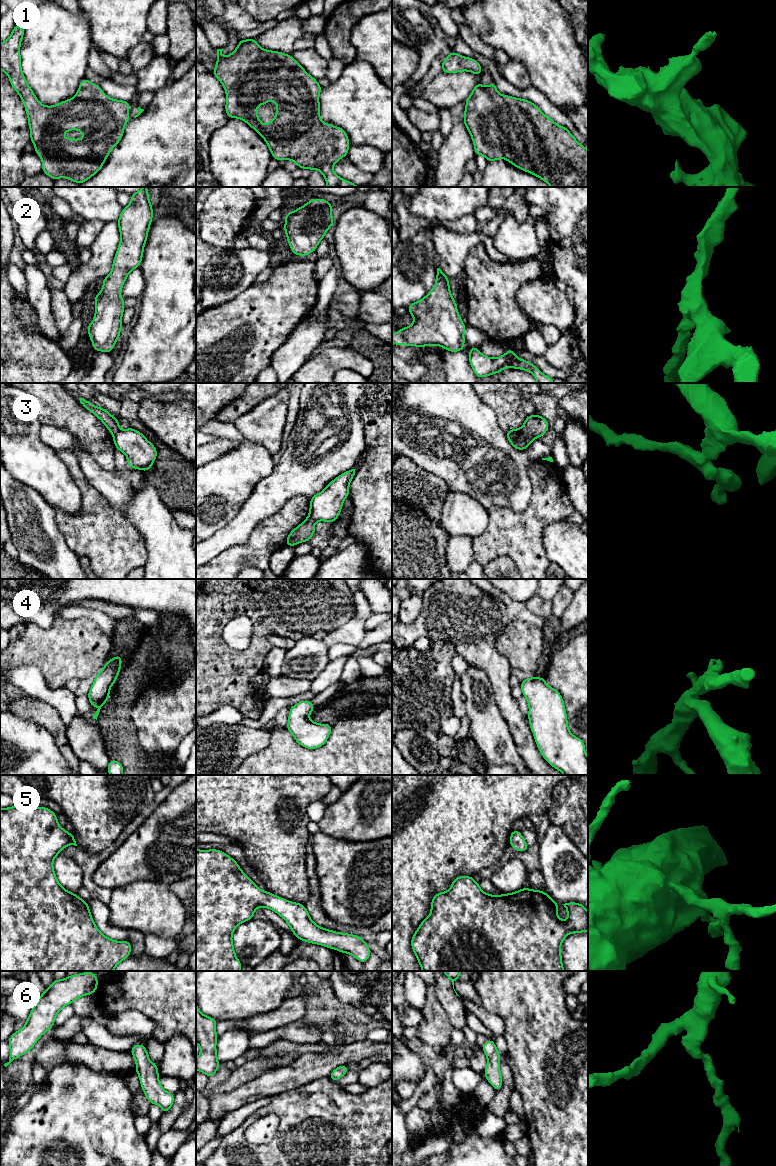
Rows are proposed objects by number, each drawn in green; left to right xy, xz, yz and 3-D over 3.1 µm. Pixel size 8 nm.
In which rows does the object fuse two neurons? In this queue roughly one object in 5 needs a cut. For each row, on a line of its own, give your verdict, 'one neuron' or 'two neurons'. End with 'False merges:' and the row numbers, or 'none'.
1: one neuron
2: one neuron
3: two neurons
4: one neuron
5: one neuron
6: one neuron
False merges: 3

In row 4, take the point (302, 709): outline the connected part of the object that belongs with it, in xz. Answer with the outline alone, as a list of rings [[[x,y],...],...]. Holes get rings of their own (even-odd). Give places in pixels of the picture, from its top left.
[[[303,700],[290,707],[286,729],[291,732],[296,742],[307,749],[323,746],[330,736],[332,725],[319,724],[309,719],[309,714],[316,708],[309,700]]]

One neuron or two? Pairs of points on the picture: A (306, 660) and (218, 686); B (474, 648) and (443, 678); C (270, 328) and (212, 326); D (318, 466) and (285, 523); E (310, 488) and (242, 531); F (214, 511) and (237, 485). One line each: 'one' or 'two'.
A: two
B: two
C: one
D: two
E: one
F: one

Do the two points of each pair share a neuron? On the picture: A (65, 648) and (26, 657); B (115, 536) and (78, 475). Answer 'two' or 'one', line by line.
A: one
B: one

